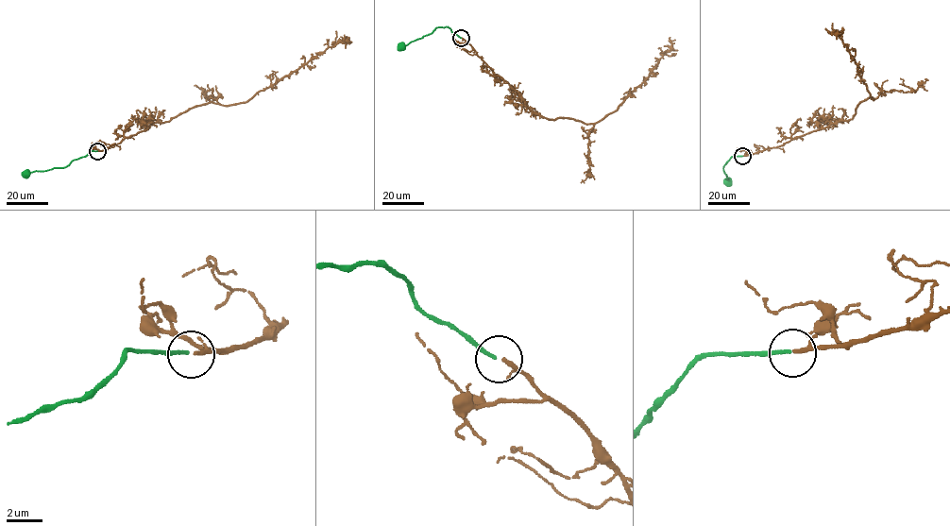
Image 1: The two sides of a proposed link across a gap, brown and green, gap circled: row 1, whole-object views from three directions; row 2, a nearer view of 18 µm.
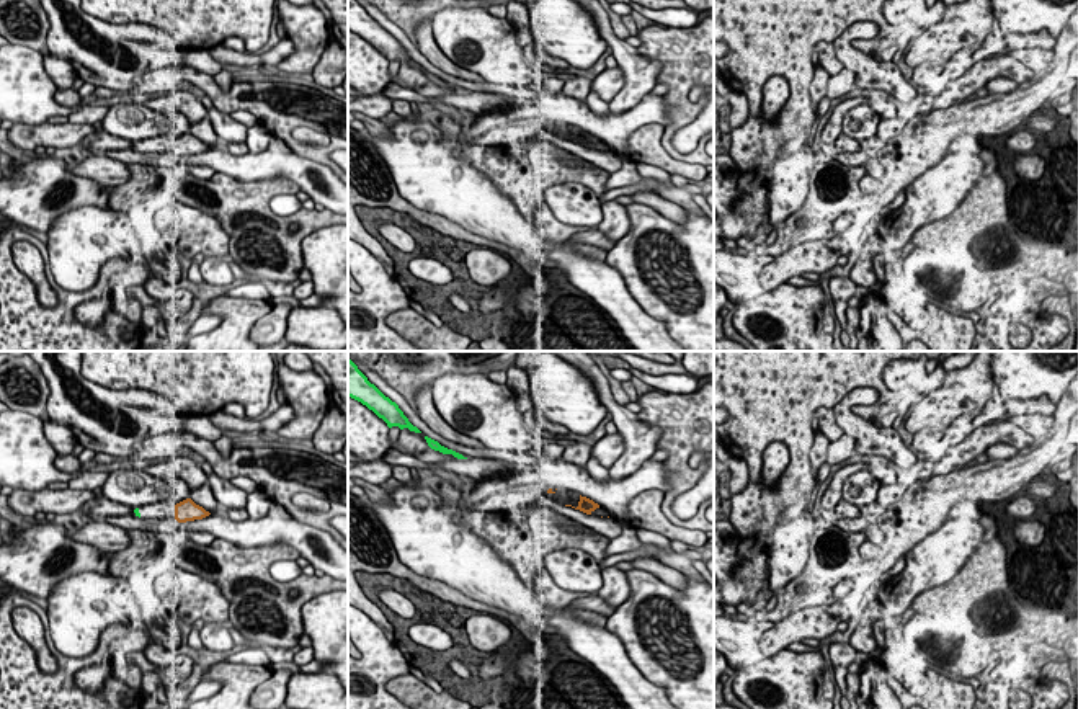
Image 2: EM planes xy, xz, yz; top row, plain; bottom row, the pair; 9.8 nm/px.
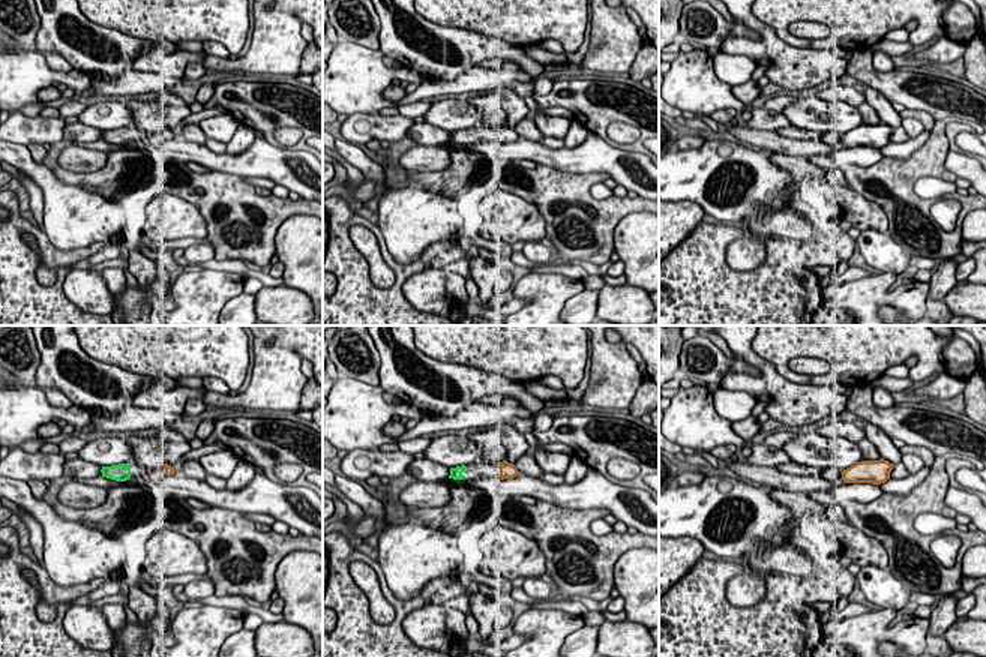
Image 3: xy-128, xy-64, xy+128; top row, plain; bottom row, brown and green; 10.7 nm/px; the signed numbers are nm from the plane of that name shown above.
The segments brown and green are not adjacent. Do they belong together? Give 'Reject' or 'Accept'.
Accept

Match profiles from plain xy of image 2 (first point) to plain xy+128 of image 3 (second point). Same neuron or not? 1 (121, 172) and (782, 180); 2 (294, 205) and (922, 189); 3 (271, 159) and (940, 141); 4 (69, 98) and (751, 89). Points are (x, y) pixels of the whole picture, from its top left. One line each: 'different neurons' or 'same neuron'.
1: different neurons
2: same neuron
3: different neurons
4: same neuron

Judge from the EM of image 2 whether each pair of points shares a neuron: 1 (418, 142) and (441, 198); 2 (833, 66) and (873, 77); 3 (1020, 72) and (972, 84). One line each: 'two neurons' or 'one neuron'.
1: one neuron
2: two neurons
3: one neuron

